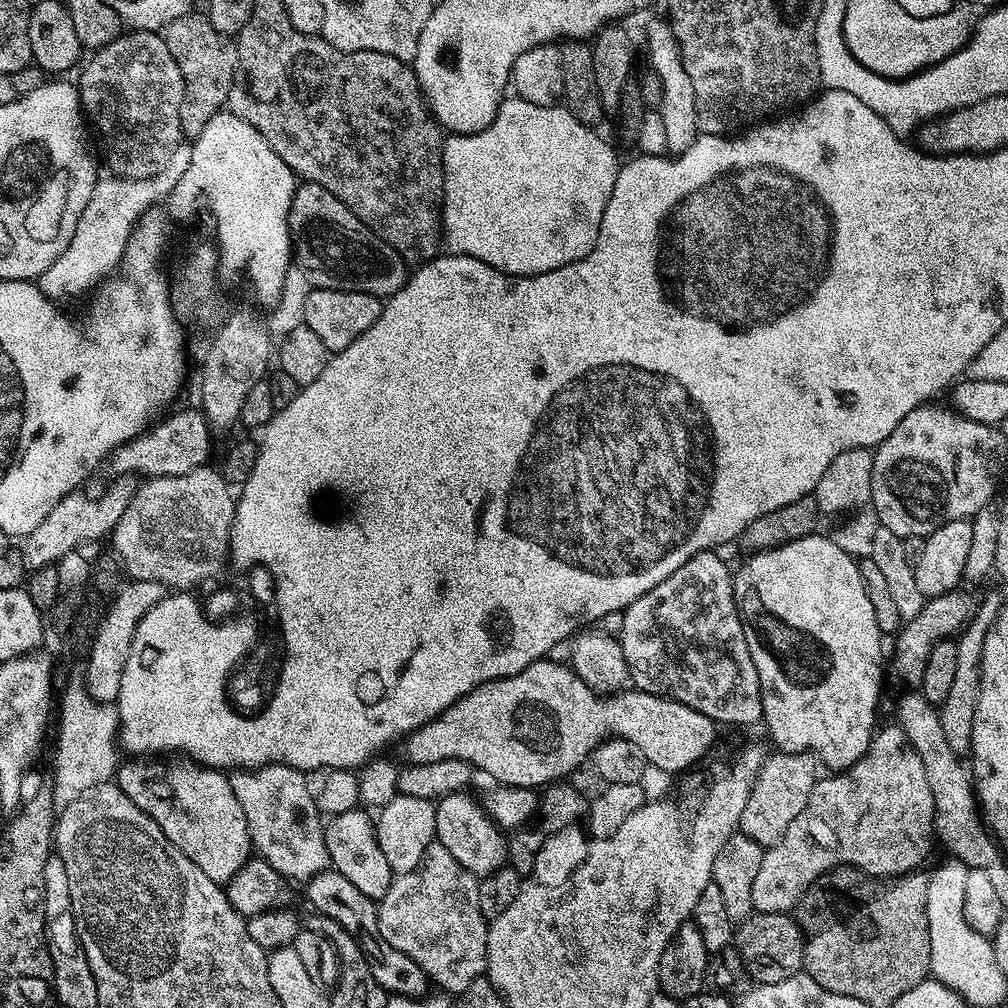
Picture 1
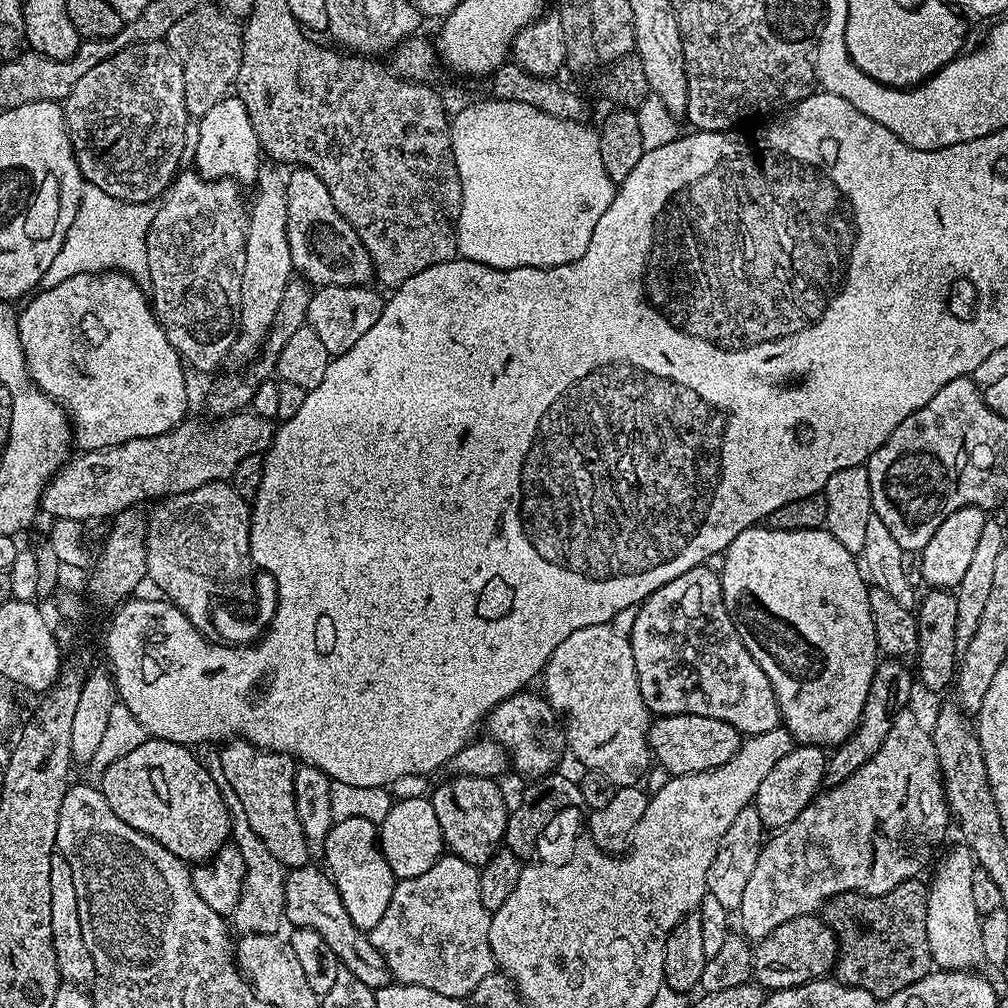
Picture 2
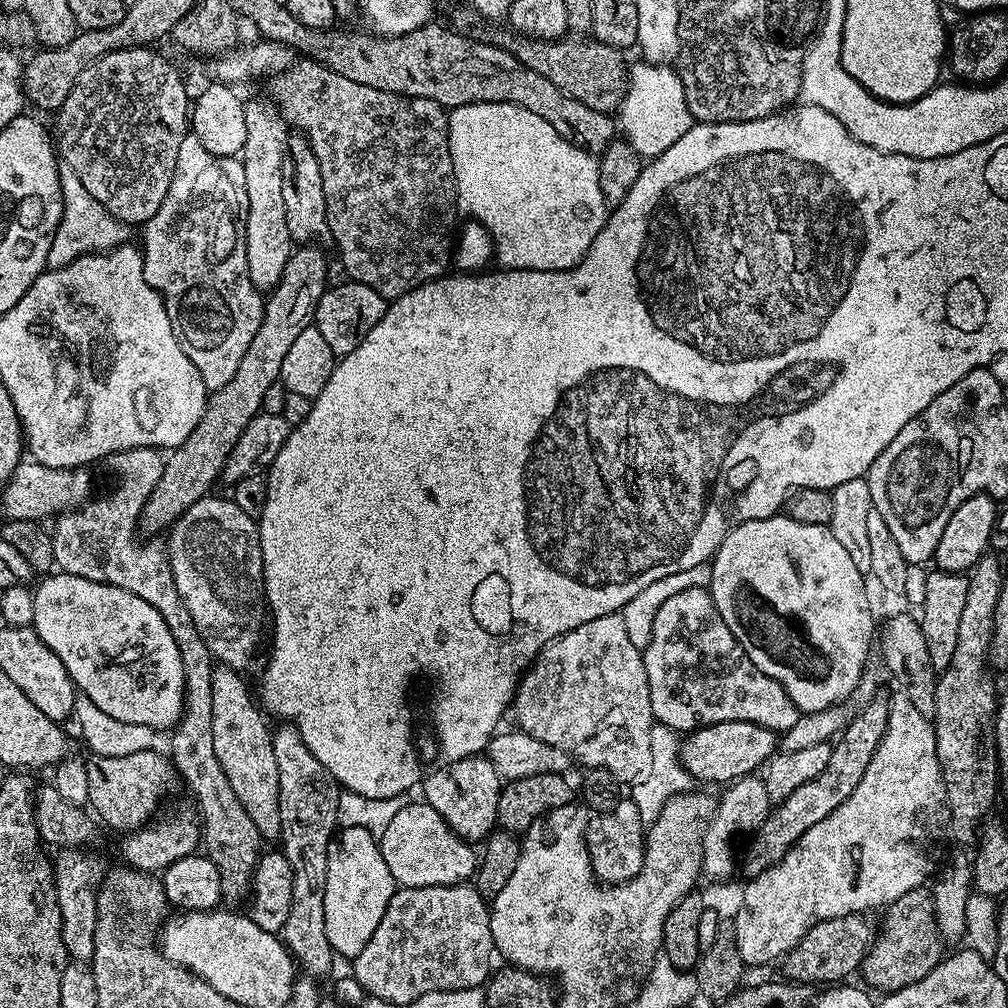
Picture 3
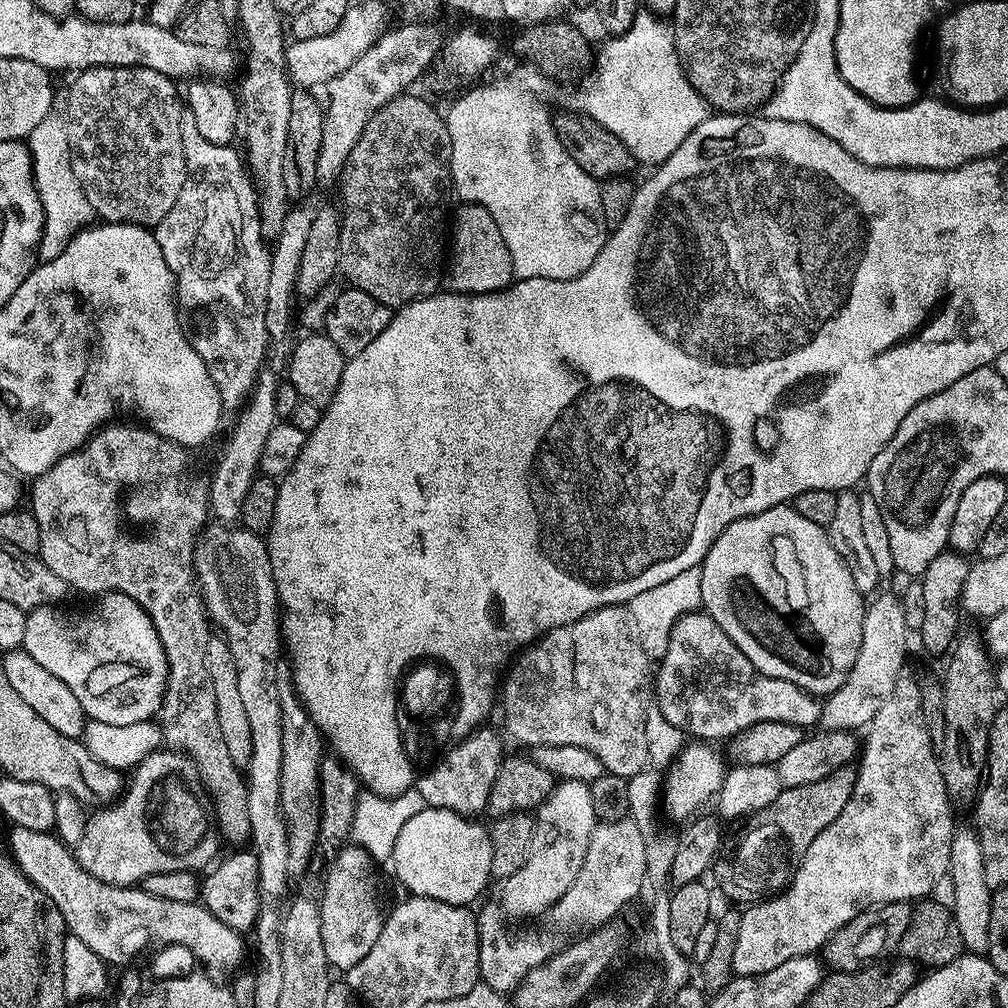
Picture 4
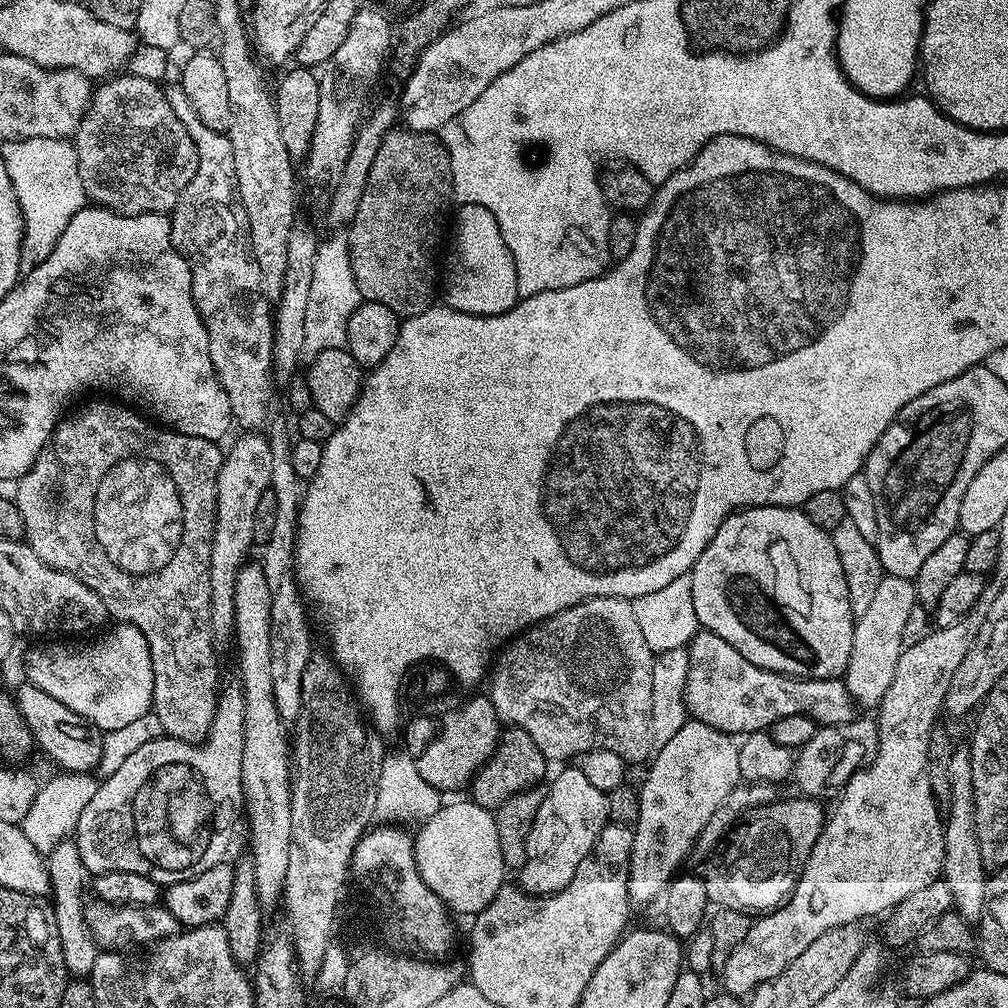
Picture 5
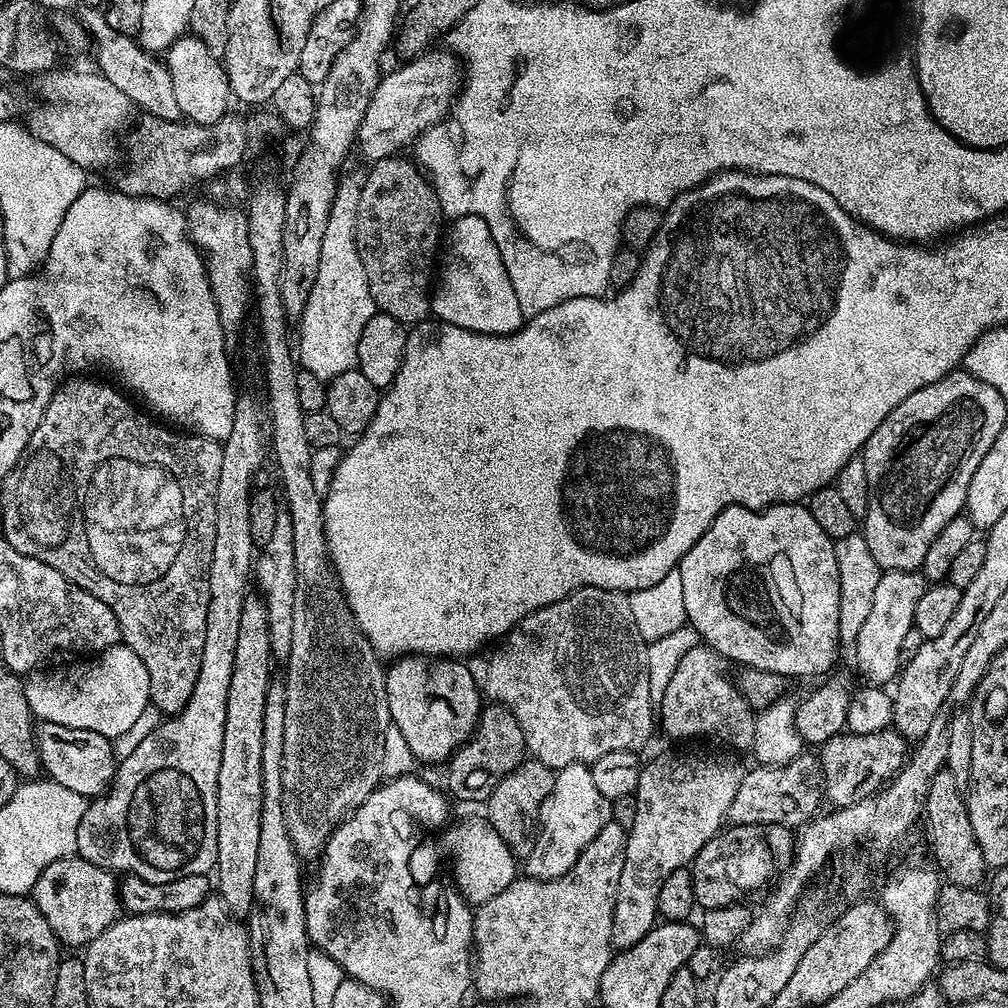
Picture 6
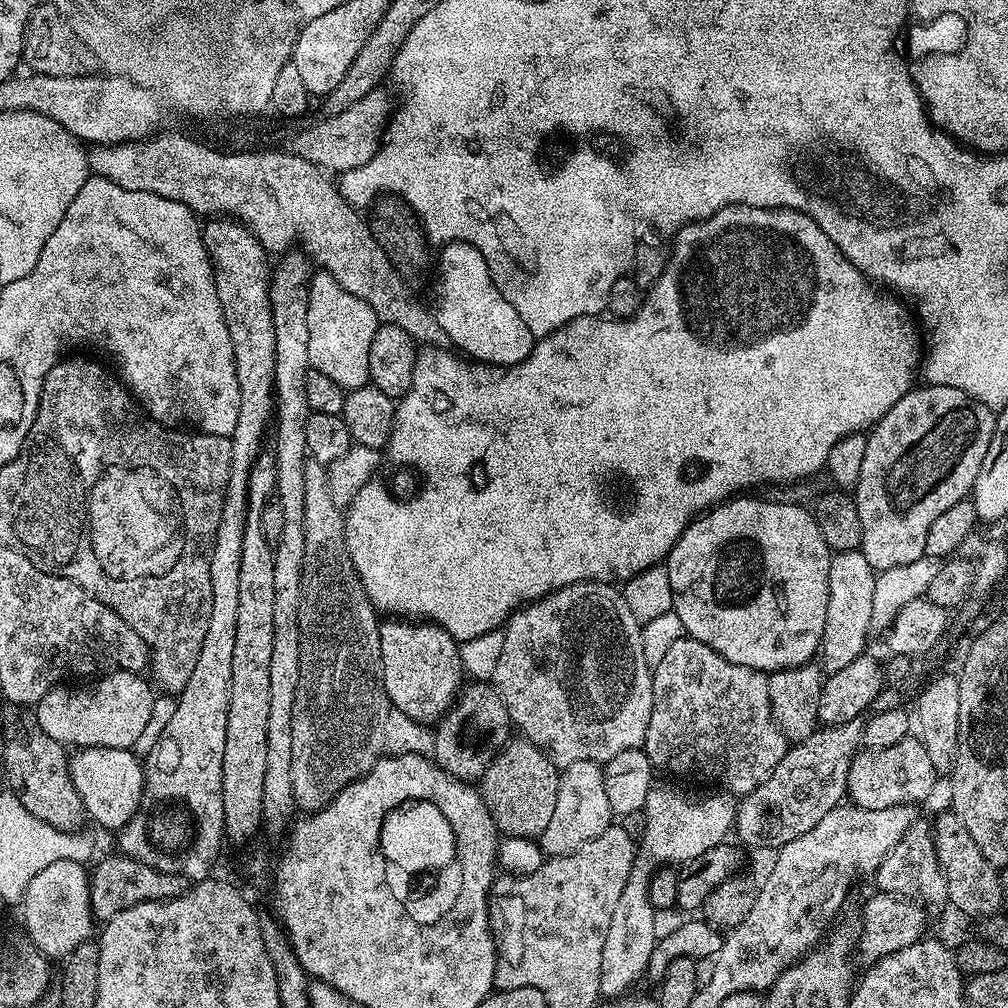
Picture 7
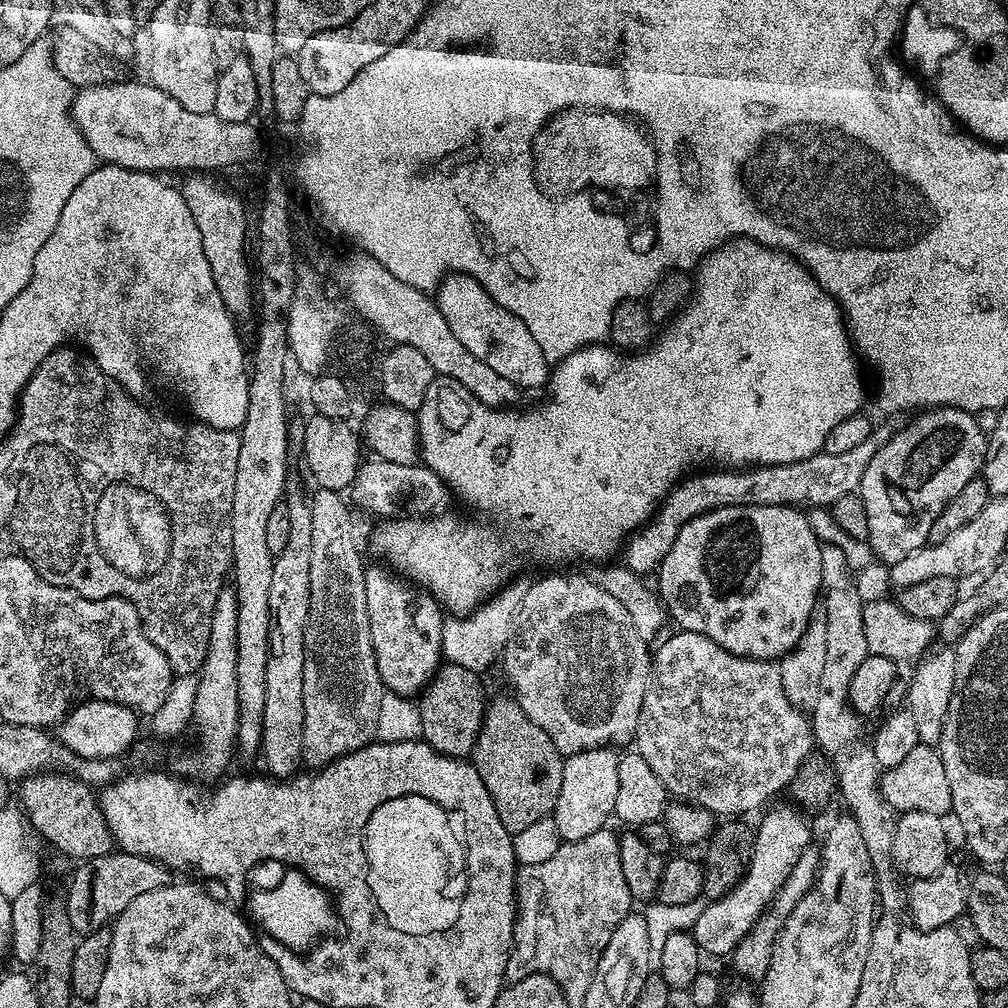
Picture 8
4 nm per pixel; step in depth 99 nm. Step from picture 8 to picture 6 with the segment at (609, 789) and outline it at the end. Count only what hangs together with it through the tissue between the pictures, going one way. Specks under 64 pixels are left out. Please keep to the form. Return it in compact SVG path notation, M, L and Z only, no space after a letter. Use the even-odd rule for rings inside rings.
M571 764L559 769L554 778L550 798L542 802L540 831L536 834L534 850L523 861L529 877L534 880L556 880L578 862L582 850L598 838L602 826L612 820L612 801L594 787L594 774L587 764Z

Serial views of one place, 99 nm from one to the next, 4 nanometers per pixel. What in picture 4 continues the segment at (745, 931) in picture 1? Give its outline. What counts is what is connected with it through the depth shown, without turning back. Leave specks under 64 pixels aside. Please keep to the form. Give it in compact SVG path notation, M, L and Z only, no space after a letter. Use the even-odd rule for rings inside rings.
M906 900L867 908L862 914L850 918L850 922L846 922L846 926L839 928L829 938L822 949L823 963L829 969L838 972L859 972L861 968L877 963L881 957L891 957L899 949L902 934L906 934L912 921L913 911L913 905Z

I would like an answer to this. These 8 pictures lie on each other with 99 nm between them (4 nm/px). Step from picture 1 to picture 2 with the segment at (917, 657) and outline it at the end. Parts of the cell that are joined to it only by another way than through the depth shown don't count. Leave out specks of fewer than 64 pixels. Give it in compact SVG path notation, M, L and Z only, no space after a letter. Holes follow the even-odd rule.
M884 658L877 663L874 670L874 678L870 682L870 690L866 694L866 706L862 706L862 714L860 721L856 727L856 731L851 737L844 741L835 749L836 753L828 756L828 770L824 774L824 784L831 786L846 782L846 778L850 778L862 766L866 766L866 762L870 762L874 758L874 754L878 754L878 750L882 746L882 742L886 742L886 734L890 734L890 726L894 726L894 718L899 712L905 711L909 707L908 699L912 696L912 680L914 684L914 672L907 668L905 661L900 658Z

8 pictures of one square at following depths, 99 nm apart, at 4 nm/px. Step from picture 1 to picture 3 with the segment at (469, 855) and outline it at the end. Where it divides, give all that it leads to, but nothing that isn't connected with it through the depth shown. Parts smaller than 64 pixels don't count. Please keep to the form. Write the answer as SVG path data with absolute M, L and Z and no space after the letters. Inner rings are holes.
M484 754L450 760L441 765L441 768L434 769L429 776L427 773L423 777L423 803L438 810L438 814L442 814L442 818L463 840L469 842L487 840L497 827L498 798L502 787L498 770L494 770L494 766Z

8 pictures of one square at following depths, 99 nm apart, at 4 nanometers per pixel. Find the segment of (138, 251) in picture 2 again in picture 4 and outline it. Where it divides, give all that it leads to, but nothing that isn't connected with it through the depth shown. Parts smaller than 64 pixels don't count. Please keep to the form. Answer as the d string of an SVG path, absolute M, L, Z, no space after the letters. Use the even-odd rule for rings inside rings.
M60 114L47 116L42 122L38 122L38 126L34 126L34 130L26 138L31 156L32 181L36 184L36 193L44 212L44 228L40 232L40 242L36 245L36 254L41 261L58 258L58 254L66 250L77 232L89 227L94 220L90 203L71 170L70 145L64 119Z

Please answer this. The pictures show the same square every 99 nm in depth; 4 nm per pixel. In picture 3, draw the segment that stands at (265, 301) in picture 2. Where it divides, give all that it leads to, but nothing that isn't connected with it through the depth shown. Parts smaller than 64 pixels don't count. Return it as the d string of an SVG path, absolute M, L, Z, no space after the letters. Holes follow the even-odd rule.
M268 98L248 100L244 106L246 114L246 142L240 153L240 161L246 173L247 268L251 281L261 290L273 289L293 254L294 241L286 221L286 204L283 201L282 160L288 148L290 135L280 109Z

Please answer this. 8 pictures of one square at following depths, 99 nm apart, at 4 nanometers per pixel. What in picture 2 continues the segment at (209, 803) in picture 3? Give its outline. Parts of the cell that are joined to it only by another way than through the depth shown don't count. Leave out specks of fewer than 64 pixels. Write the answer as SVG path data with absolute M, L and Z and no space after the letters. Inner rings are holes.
M229 791L224 792L224 800L228 803L228 811L233 819L231 843L242 854L242 862L246 862L246 878L240 887L238 906L230 913L230 924L233 929L237 928L240 936L253 936L254 934L266 934L267 936L277 935L281 931L280 924L285 923L284 919L284 877L286 869L283 864L266 850L262 838L254 834L250 822L244 817L242 806L235 794Z

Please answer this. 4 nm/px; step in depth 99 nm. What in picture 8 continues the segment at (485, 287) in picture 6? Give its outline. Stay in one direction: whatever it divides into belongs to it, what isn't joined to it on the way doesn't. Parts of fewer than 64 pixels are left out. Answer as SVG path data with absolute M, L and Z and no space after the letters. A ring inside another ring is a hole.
M463 272L451 273L441 287L434 293L434 299L442 318L446 318L446 326L450 326L454 338L474 354L494 374L506 378L517 389L538 388L547 383L550 375L550 362L542 354L542 346L534 342L530 330L514 314L510 314L502 306L498 306L484 292L484 288L477 280L464 275Z

